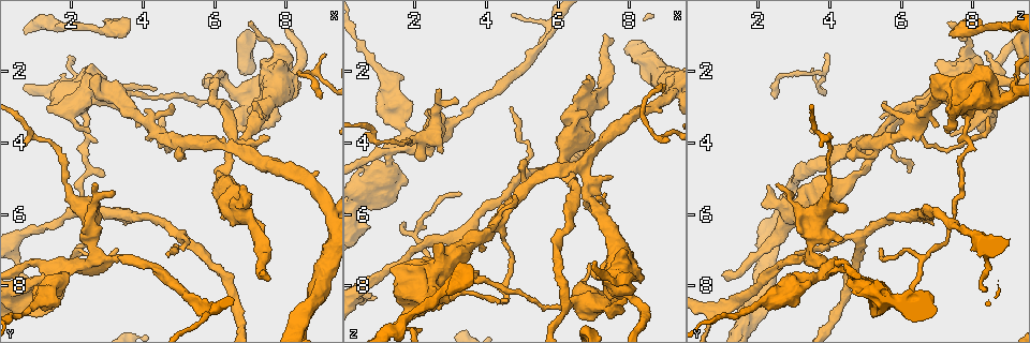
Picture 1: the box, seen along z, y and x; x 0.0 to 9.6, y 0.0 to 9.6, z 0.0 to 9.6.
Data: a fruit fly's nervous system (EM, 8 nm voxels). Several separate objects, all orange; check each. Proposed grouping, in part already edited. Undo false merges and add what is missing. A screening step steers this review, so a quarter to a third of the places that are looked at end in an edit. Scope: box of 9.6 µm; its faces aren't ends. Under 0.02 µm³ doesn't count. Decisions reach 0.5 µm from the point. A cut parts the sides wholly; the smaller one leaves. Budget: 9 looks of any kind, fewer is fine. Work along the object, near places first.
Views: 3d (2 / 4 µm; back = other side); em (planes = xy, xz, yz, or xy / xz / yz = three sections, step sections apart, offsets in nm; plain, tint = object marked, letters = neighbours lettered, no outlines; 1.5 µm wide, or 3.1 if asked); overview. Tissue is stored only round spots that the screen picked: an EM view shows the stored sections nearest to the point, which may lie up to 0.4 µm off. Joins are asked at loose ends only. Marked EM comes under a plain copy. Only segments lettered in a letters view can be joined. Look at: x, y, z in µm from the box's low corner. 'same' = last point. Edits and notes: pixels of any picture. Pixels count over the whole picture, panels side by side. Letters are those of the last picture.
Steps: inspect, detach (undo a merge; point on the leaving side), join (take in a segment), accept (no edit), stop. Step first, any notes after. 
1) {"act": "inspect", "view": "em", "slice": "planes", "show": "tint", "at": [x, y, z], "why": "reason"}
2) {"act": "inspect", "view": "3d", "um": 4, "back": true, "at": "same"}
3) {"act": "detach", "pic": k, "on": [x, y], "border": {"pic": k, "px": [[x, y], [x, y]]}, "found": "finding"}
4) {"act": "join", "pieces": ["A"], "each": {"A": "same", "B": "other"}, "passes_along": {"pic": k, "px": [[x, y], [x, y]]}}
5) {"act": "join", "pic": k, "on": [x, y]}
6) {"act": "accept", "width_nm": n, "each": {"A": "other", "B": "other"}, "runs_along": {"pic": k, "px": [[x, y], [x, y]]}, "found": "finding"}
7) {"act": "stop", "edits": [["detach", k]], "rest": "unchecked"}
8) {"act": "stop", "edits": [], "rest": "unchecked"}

{"act": "inspect", "view": "3d", "um": 2, "at": [0.95, 8.15, 8.30], "why": "thin end"}

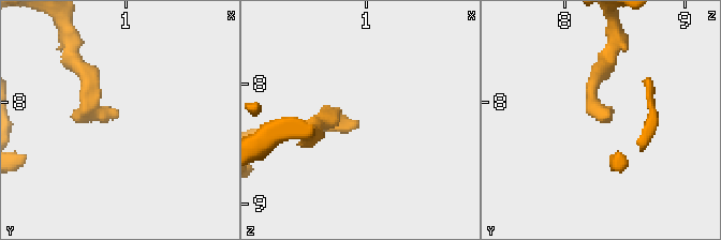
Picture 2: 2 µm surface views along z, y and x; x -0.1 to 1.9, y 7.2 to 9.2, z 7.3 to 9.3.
{"act": "inspect", "view": "em", "slice": "planes", "show": "letters", "at": [0.94, 8.12, 8.32], "why": "need the tissue"}

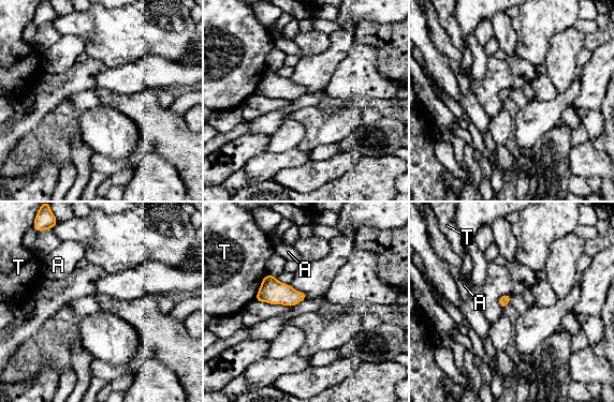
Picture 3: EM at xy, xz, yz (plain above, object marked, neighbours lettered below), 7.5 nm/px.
{"act": "accept", "longest_contact_nm": ["T", 220], "each": {"A": "other", "T": "other"}, "border": {"pic": 3, "px": [[266, 273], [254, 299]]}, "found": "no lettered segment goes on from it"}

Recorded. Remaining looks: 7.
{"act": "inspect", "view": "em", "slice": "planes", "show": "tint", "at": [4.35, 3.60, 6.25], "why": "side arm on a straight run"}

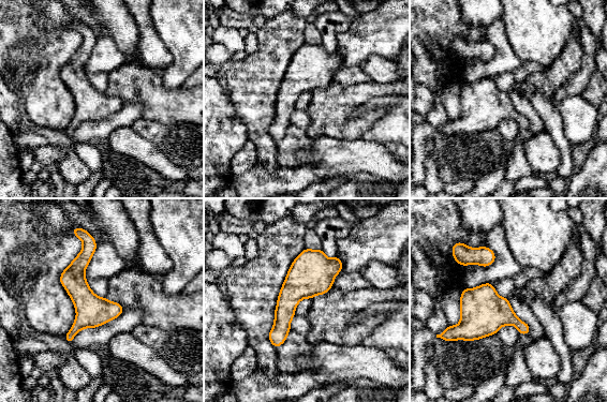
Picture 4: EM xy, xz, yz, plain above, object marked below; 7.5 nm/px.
{"act": "inspect", "view": "em", "slice": "planes", "show": "letters", "at": "same"}

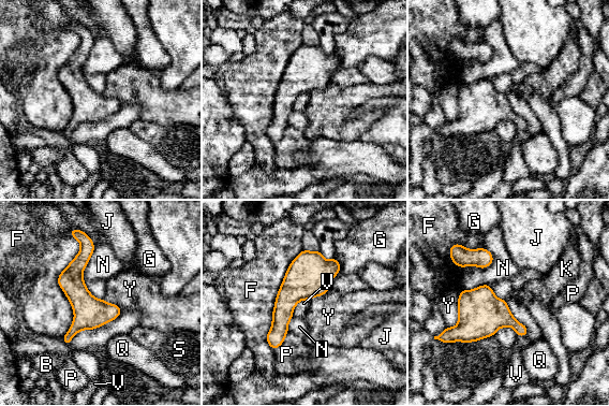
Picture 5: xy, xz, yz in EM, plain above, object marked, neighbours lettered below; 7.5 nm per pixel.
{"act": "accept", "each": {"B": "other", "F": "other", "G": "other", "J": "other", "K": "other", "N": "other", "P": "other", "Q": "other", "S": "other", "V": "other", "Y": "other"}, "runs_along": {"pic": 5, "px": [[87, 240], [76, 266], [79, 323], [68, 339]]}, "found": "continuous, no second neuron"}

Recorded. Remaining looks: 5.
{"act": "inspect", "view": "3d", "um": 4, "at": [6.75, 3.90, 5.35], "why": "four arms meet"}

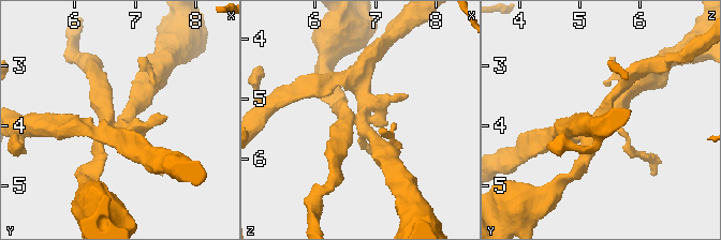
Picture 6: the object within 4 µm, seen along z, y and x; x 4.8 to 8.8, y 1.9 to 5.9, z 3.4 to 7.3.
{"act": "inspect", "view": "em", "slice": "yz", "step": 8, "show": "tint", "at": [6.80, 3.95, 5.35]}

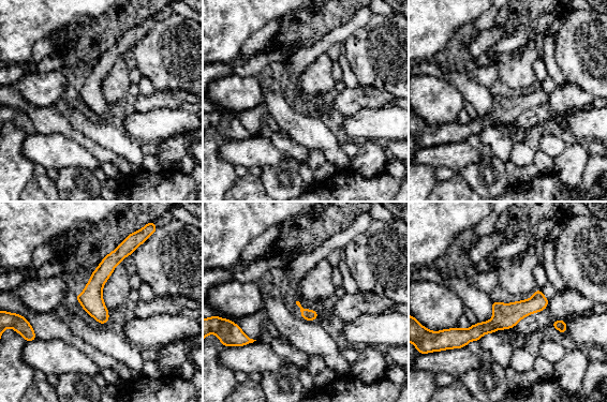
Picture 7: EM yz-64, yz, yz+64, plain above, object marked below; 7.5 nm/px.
{"act": "inspect", "view": "em", "slice": "planes", "show": "letters", "at": "same"}

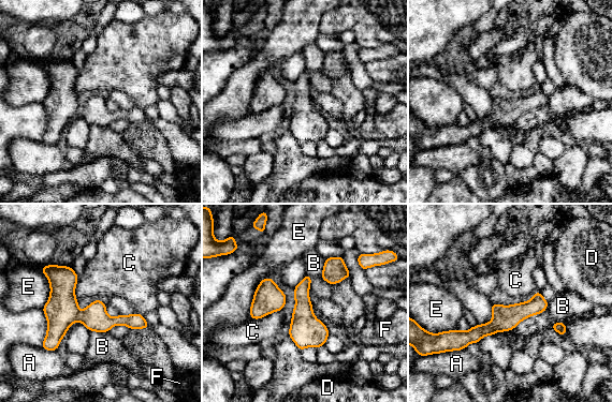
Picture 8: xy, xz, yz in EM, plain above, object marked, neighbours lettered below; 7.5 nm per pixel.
{"act": "detach", "pic": 8, "on": [61, 310], "longest_contact_nm": ["E", 340], "each": {"A": "other", "B": "other", "C": "other", "D": "other", "E": "other", "F": "other"}, "border": {"pic": 8, "px": [[81, 311], [76, 319]]}, "found": "a second neuron is stuck on"}

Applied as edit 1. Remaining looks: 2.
{"act": "inspect", "view": "3d", "um": 4, "at": [3.70, 6.05, 6.20], "why": "calibre changes"}

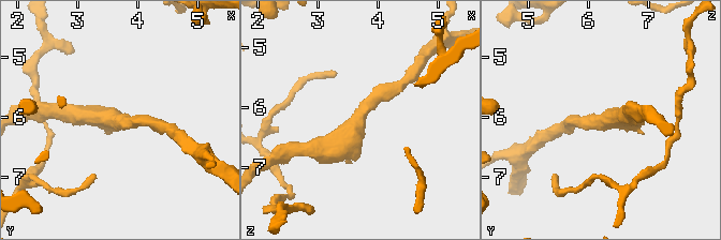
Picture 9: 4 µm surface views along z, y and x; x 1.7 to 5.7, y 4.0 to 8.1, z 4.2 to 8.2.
{"act": "inspect", "view": "em", "slice": "planes", "show": "letters", "at": [3.70, 6.10, 6.15], "arm_widths_nm": [200, 380], "why": "now the EM"}

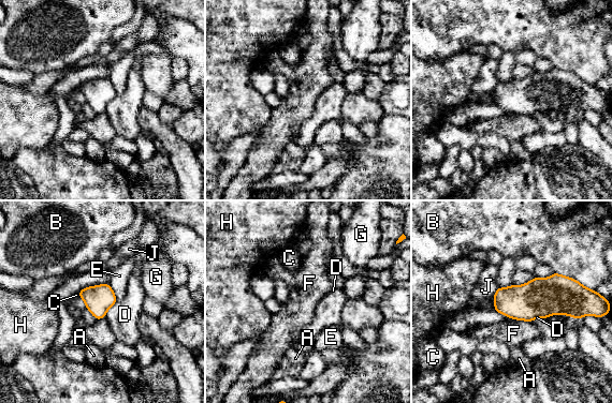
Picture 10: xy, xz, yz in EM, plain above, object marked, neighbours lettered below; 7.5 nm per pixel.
{"act": "accept", "width_nm": 220, "each": {"A": "other", "B": "other", "C": "other", "D": "other", "E": "other", "F": "other", "G": "other", "H": "other", "J": "other"}, "border": {"pic": 10, "px": [[117, 301], [106, 312], [104, 317]]}, "found": "all the same neuron"}

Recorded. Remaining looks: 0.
{"act": "stop", "edits": [["detach", 8]], "rest": "unchecked"}

